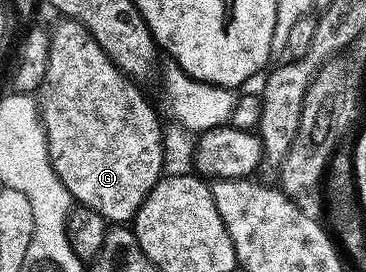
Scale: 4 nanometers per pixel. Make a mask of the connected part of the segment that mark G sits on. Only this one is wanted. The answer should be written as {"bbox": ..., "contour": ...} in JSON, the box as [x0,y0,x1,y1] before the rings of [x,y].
{"bbox":[39,18,166,224],"contour":[[[62,18],[57,22],[61,23],[55,24],[49,31],[47,77],[43,81],[43,85],[39,92],[39,110],[41,113],[41,123],[45,126],[47,145],[49,146],[49,160],[61,184],[67,188],[70,196],[72,196],[80,206],[91,209],[95,213],[99,213],[99,217],[103,217],[106,224],[128,224],[137,216],[137,210],[143,205],[147,193],[151,193],[151,189],[163,178],[163,172],[166,170],[166,168],[164,169],[165,147],[161,144],[161,119],[157,116],[156,109],[149,104],[148,97],[141,92],[144,90],[142,90],[138,84],[134,83],[133,80],[128,79],[125,74],[113,64],[111,57],[107,57],[107,53],[103,53],[103,49],[99,49],[99,41],[95,41],[95,37],[91,37],[91,33],[84,25],[76,23],[73,19],[66,18]]]}

